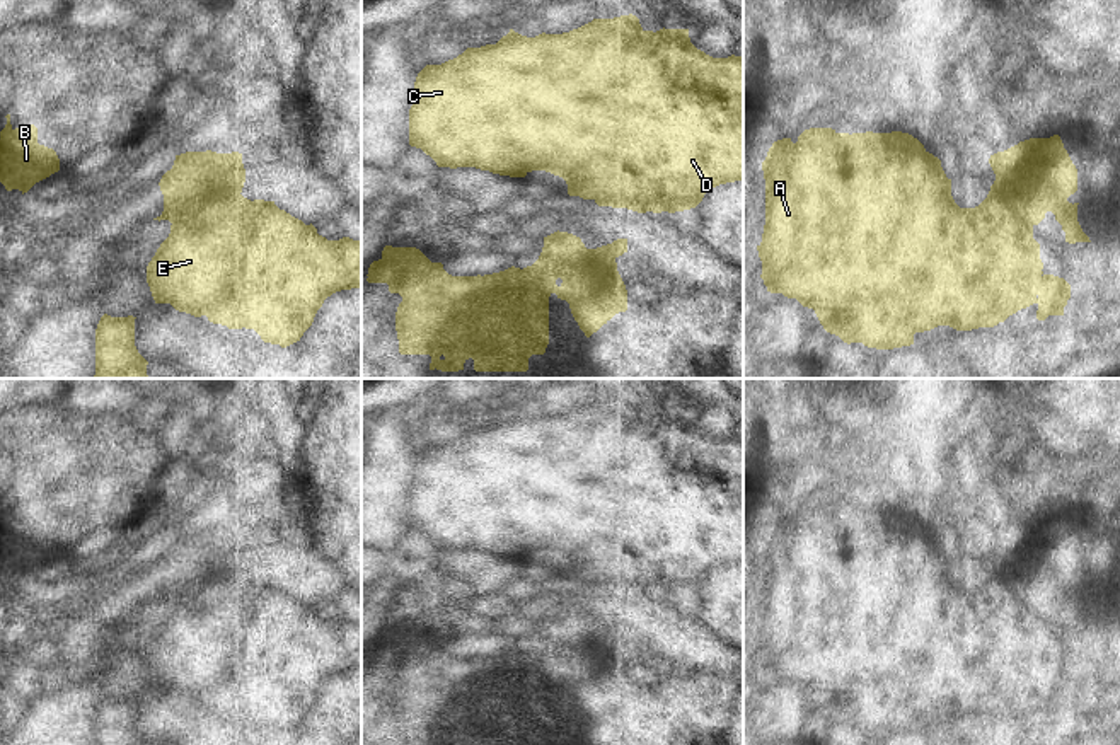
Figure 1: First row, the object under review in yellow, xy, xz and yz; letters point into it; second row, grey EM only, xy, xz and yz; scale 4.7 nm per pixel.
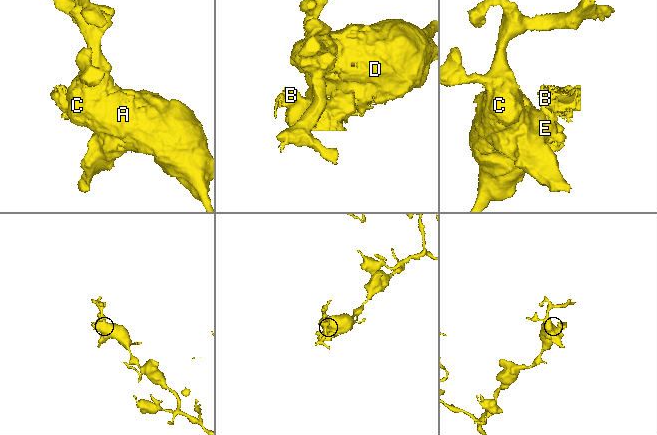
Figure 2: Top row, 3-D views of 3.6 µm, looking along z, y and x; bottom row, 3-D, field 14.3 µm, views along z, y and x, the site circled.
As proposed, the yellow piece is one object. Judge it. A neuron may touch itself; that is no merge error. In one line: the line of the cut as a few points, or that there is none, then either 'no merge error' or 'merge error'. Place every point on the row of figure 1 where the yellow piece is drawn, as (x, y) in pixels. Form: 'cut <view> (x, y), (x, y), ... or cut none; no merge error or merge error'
cut xy (241, 162), (229, 178), (210, 183), (193, 213), (171, 232); merge error

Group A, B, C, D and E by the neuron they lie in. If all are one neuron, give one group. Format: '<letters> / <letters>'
A C D E / B

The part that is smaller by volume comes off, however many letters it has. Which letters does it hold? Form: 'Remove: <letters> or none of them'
Remove: B

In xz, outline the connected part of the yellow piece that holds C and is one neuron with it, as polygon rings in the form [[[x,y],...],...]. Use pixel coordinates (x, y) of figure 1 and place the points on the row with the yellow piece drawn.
[[[632,14],[592,22],[563,34],[527,38],[513,29],[496,44],[467,48],[442,65],[426,65],[416,77],[409,109],[409,145],[421,148],[438,167],[476,167],[499,176],[525,177],[532,170],[559,176],[569,196],[593,199],[598,206],[627,208],[638,213],[675,213],[696,208],[704,194],[726,182],[743,181],[743,56],[713,58],[697,49],[689,29],[644,31]]]

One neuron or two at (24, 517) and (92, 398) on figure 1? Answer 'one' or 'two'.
two

